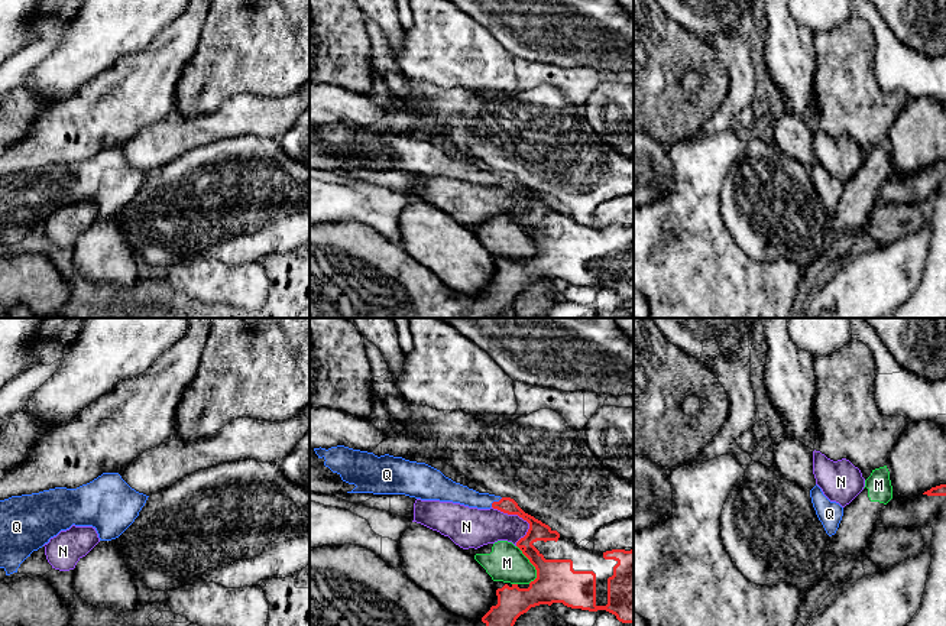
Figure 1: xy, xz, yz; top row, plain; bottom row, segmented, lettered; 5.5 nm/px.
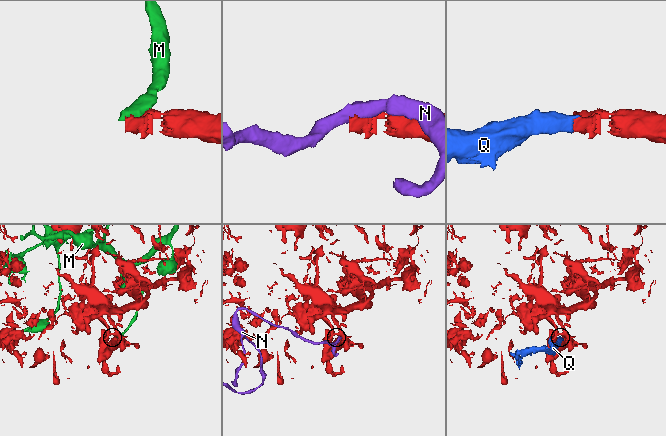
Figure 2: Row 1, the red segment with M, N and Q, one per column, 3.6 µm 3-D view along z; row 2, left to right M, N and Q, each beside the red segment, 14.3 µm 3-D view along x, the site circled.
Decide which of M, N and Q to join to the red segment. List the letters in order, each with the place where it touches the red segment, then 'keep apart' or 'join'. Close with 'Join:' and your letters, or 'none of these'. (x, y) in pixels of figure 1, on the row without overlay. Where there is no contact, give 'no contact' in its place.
M: xz (531, 239) | keep apart
N: xz (521, 193) | keep apart
Q: xz (495, 178) | join
Join: Q

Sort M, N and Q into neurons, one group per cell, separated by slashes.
M / N / Q

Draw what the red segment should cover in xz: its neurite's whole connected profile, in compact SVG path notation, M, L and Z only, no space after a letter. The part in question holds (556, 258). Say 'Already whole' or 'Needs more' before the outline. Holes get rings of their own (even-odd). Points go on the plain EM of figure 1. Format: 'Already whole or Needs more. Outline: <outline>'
Needs more. Outline: M344 121L314 127L343 158L356 162L347 169L405 171L518 191L529 200L529 205L516 223L535 243L537 254L529 260L495 257L492 283L482 295L473 296L448 288L412 259L402 244L391 243L367 224L351 220L311 224L310 318L502 318L521 291L531 283L553 279L589 288L606 286L622 299L634 299L634 226L589 227L525 189L514 175L479 169L425 139L389 130L378 133Z

